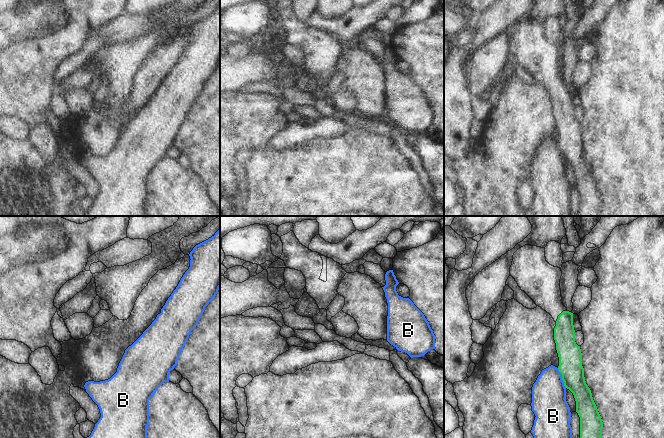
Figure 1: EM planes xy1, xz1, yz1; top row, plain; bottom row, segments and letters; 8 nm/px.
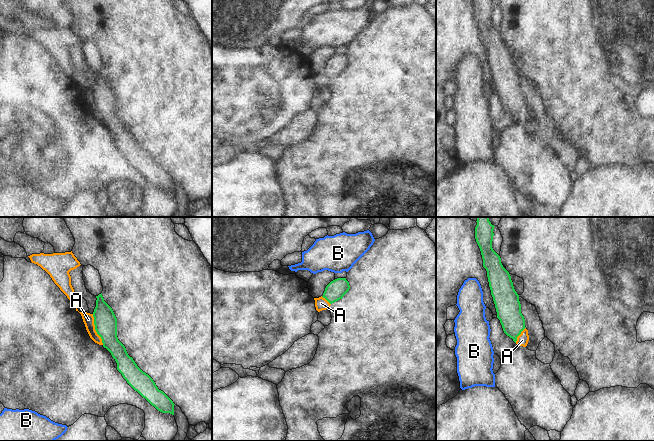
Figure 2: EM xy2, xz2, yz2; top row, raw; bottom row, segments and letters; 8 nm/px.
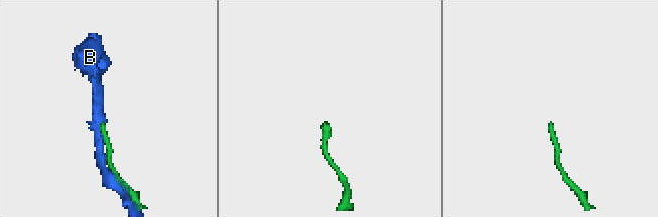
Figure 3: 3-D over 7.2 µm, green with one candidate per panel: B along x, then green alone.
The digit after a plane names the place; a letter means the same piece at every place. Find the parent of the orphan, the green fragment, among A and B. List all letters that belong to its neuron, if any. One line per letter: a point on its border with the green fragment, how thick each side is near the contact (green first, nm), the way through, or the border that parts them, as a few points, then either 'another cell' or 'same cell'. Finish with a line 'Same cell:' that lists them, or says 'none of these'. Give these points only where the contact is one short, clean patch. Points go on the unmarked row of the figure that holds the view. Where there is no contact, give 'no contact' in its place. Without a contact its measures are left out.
A: contact xy2 (95, 105); calibres 190 and 90 nm; border xy2 (92, 90), (94, 105), (103, 120); another cell
B: contact yz1 (562, 154); calibres 190 and 280 nm; border yz1 (557, 144), (565, 164); another cell
Same cell: none of these

